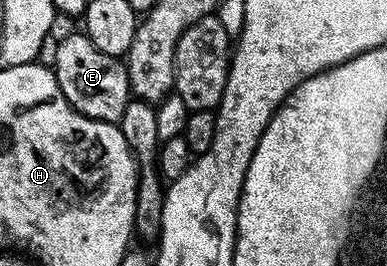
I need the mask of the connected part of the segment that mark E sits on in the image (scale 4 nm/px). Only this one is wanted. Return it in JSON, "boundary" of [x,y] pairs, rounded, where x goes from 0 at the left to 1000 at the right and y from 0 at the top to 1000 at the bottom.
{"boundary":[[[212,120],[183,124],[142,184],[137,271],[168,372],[202,425],[253,455],[307,459],[323,432],[323,402],[341,376],[339,316],[328,293],[326,241],[310,218],[251,192]]]}

